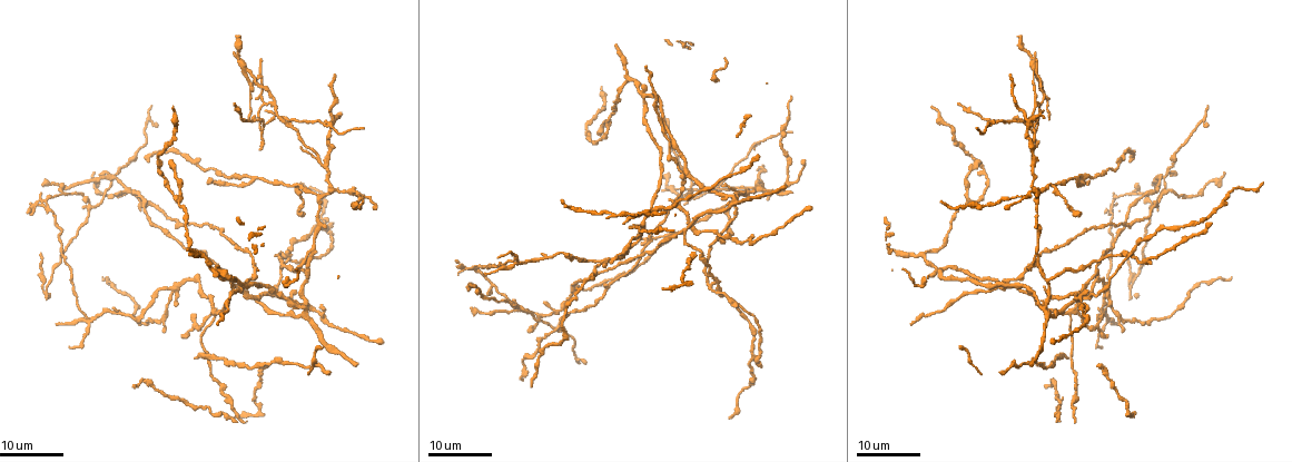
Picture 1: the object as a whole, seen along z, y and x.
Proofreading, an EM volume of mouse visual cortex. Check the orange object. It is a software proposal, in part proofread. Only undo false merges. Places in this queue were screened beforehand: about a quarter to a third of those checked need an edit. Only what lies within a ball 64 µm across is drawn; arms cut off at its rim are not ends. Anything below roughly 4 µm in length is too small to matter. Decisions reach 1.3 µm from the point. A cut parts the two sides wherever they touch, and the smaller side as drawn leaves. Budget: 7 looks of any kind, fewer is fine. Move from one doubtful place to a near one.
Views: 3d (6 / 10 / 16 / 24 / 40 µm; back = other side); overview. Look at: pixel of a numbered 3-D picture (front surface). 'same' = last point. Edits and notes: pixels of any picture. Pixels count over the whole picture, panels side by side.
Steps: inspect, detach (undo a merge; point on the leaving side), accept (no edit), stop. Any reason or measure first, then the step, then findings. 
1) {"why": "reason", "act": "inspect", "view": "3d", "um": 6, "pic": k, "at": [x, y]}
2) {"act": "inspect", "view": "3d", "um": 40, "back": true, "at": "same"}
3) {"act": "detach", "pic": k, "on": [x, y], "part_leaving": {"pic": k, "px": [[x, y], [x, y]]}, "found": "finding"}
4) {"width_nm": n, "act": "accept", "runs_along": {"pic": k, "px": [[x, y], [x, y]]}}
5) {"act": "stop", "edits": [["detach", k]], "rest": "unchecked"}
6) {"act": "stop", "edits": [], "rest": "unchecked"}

{"why": "thick turns thin", "act": "inspect", "view": "3d", "um": 24, "pic": 1, "at": [100, 314]}

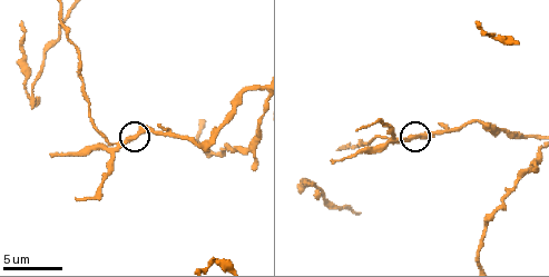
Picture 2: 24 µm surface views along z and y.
{"why": "closer look", "act": "inspect", "view": "3d", "um": 6, "pic": 2, "at": [411, 137]}

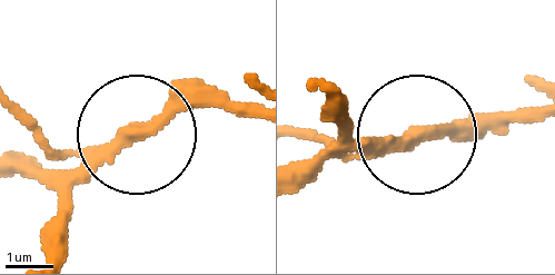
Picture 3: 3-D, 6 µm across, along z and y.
{"act": "detach", "pic": 3, "on": [35, 123], "part_leaving": {"pic": 3, "px": [[374, 153], [306, 137]]}, "found": "two neurons meet here"}

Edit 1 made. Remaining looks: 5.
{"act": "inspect", "view": "overview"}

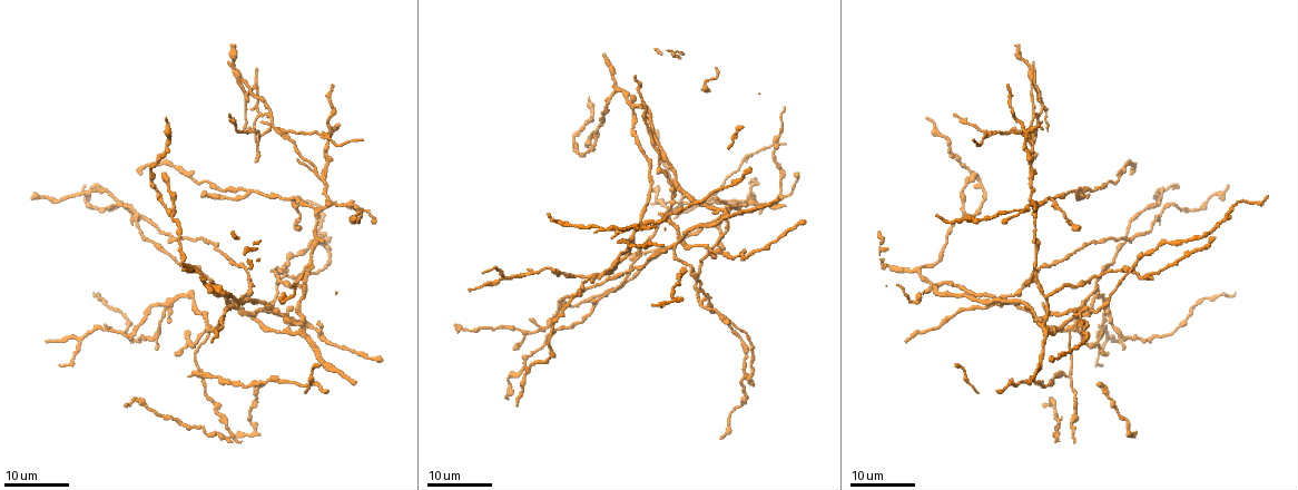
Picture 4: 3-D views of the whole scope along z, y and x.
{"why": "three-way junction", "act": "inspect", "view": "3d", "um": 24, "pic": 4, "at": [1071, 333]}

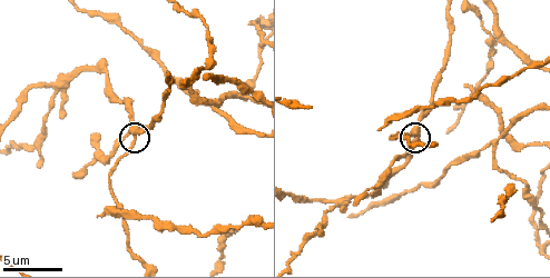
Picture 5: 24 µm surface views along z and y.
{"act": "inspect", "view": "3d", "um": 6, "pic": 5, "at": [133, 137]}

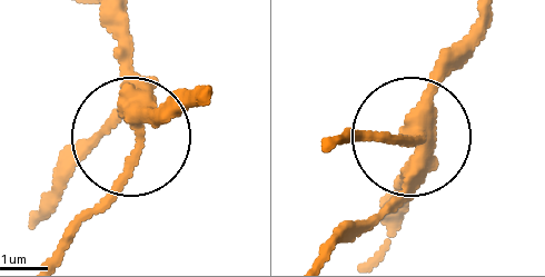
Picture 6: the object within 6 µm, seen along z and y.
{"width_nm": 330, "act": "detach", "pic": 6, "on": [108, 199], "found": "a second neuron is stuck on"}

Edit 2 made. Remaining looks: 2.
{"why": "three-way junction", "act": "inspect", "view": "3d", "um": 24, "pic": 4, "at": [783, 196]}

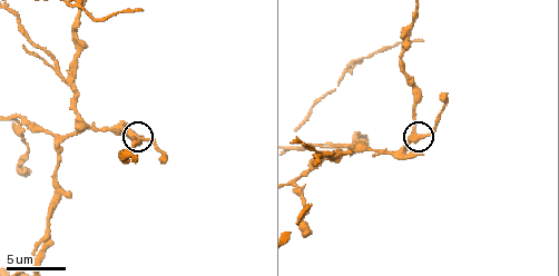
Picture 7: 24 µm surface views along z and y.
{"act": "inspect", "view": "3d", "um": 10, "pic": 7, "at": [416, 138]}

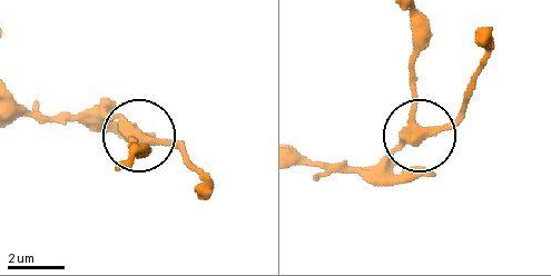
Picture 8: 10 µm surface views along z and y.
{"width_nm": 340, "act": "accept", "runs_along": {"pic": 8, "px": [[301, 166], [380, 163], [451, 122], [471, 96]]}, "found": "continuous, no second neuron"}

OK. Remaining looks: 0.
{"act": "stop", "edits": [["detach", 3], ["detach", 6]], "rest": "unchecked"}

